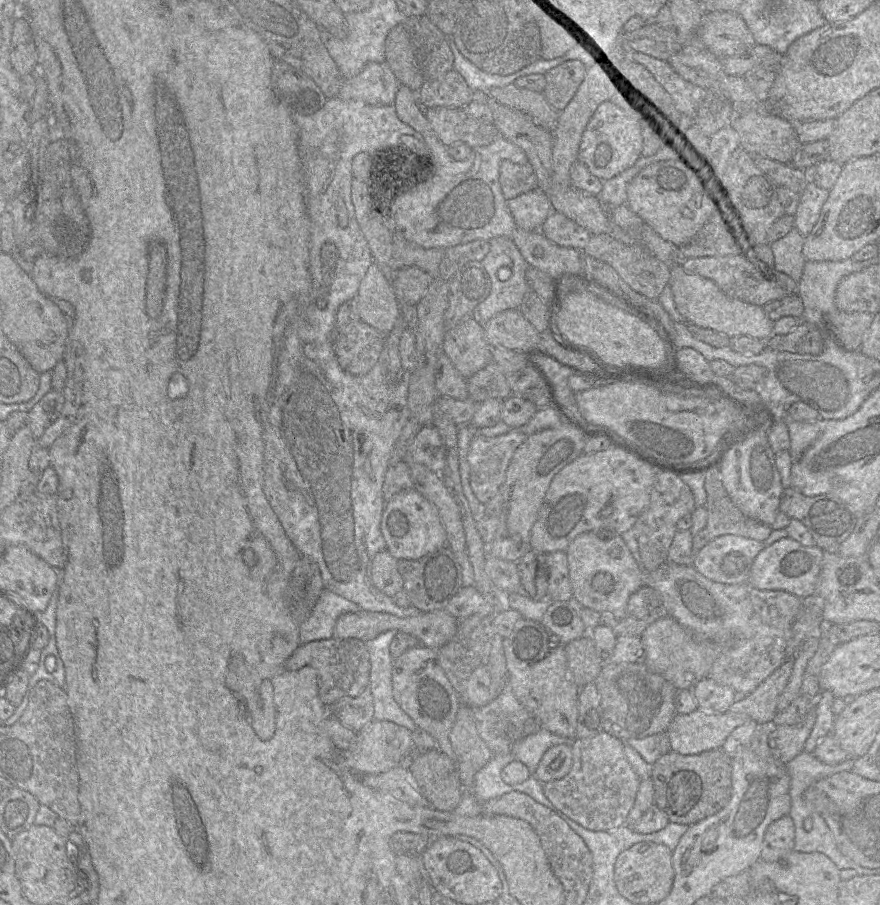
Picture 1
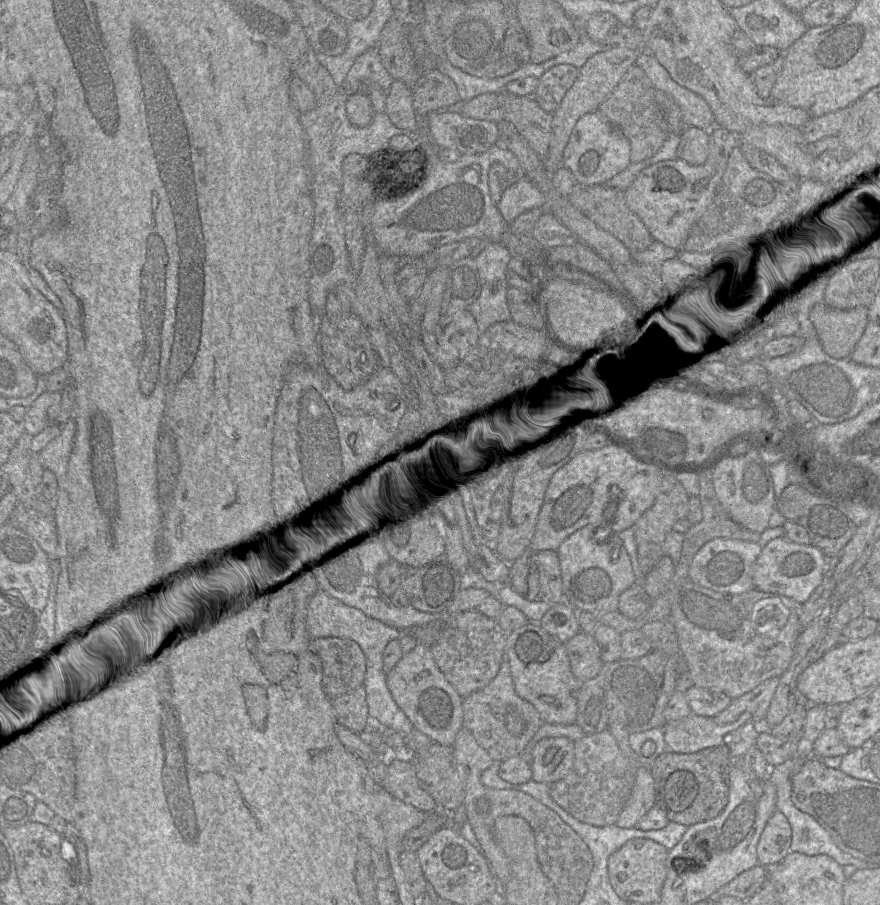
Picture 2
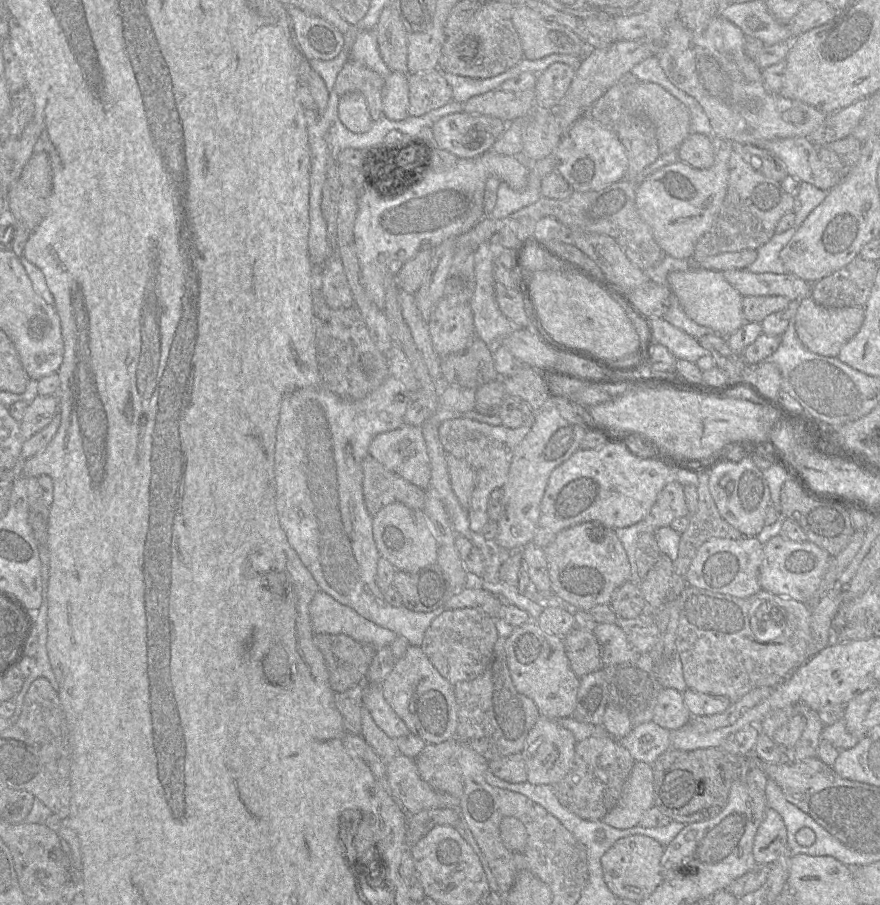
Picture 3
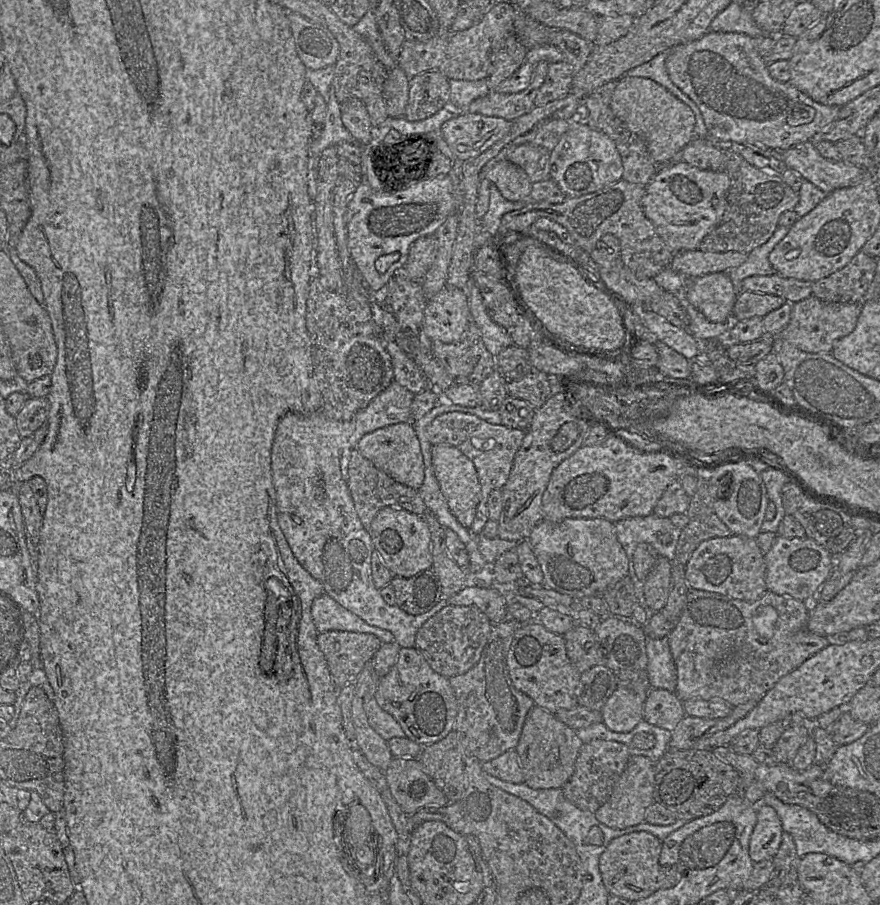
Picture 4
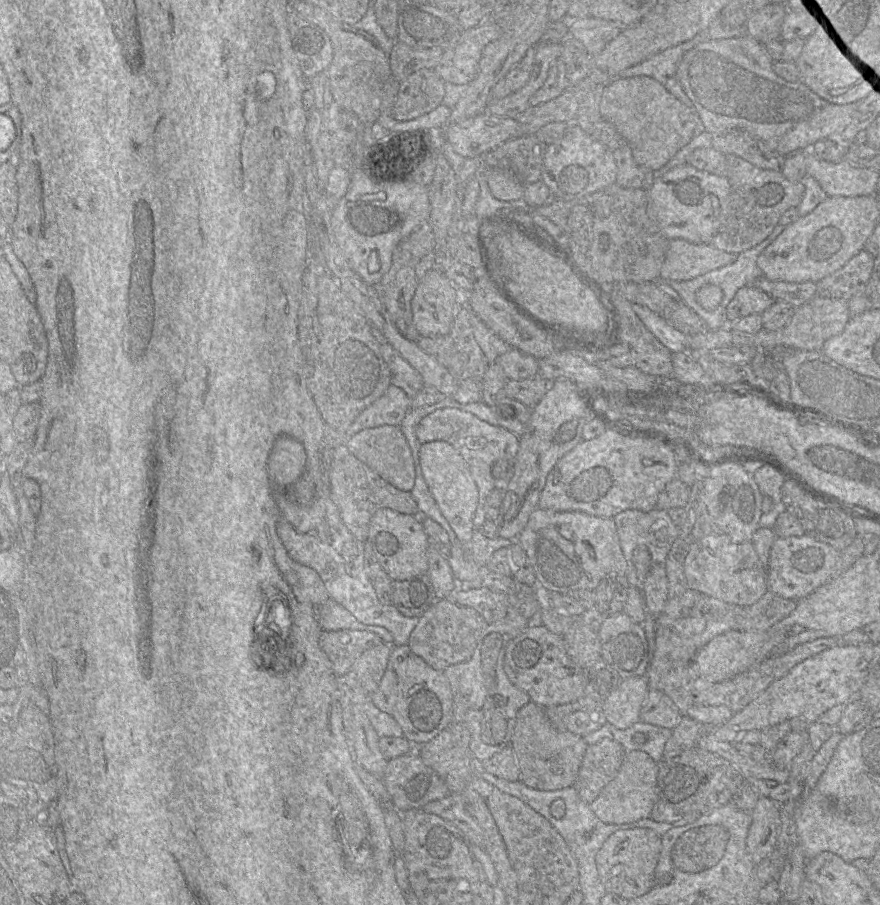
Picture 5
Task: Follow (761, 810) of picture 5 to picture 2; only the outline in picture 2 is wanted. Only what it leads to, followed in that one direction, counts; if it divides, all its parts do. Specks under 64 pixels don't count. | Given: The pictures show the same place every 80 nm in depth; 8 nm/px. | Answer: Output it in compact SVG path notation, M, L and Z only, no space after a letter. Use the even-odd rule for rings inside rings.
M775 810L757 844L758 864L768 868L781 863L790 853L792 829L782 812Z

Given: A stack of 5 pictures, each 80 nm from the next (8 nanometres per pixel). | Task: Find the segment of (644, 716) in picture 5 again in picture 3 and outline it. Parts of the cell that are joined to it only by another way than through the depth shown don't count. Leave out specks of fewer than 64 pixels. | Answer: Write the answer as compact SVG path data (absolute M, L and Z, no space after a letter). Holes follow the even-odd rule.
M662 688L657 697L652 722L675 731L689 723L692 718L684 704L683 693L672 688Z

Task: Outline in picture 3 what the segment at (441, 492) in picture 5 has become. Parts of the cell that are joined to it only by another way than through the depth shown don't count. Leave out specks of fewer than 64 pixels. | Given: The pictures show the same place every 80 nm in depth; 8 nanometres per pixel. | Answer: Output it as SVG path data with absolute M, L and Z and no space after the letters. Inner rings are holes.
M450 453L445 454L451 488L460 505L468 510L475 487L476 474L470 465Z

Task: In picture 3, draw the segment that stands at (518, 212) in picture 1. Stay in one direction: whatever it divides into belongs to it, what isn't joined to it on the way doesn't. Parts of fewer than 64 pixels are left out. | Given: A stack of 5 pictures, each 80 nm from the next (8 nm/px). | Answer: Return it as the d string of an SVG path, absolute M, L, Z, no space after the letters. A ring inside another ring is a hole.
M528 170L527 187L522 192L512 190L505 182L501 182L497 191L497 201L490 216L495 220L502 220L512 213L538 201L541 195L541 181L533 171Z

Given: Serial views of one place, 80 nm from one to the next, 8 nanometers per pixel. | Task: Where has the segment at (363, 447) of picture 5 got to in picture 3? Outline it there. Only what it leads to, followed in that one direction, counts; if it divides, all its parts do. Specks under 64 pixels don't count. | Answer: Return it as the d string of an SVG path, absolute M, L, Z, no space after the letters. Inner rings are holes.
M403 424L392 431L378 434L369 445L368 455L394 474L427 490L431 477L431 466L421 427Z

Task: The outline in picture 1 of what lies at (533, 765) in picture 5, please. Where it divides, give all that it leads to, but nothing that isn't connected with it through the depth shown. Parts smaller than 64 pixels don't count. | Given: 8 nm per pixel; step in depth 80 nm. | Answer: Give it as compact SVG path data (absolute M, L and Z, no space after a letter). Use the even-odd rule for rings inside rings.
M558 744L549 748L541 758L534 776L542 783L565 777L572 766L572 748L570 744Z

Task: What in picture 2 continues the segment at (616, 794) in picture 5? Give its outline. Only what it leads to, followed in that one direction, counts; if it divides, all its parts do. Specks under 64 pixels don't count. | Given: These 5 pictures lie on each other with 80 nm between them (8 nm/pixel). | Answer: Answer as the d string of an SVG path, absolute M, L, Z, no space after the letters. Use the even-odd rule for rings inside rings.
M638 765L632 792L615 825L620 828L636 827L654 805L655 788L650 767Z

